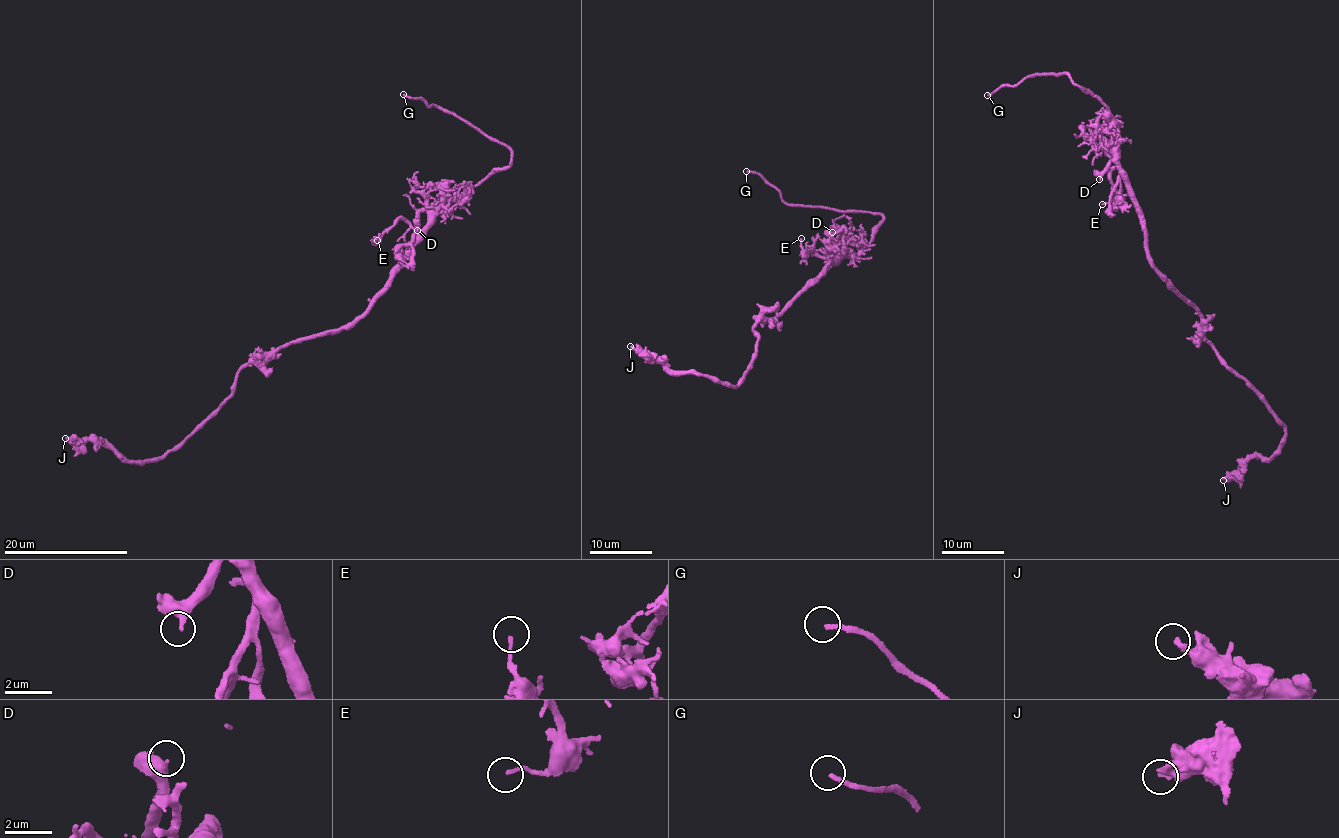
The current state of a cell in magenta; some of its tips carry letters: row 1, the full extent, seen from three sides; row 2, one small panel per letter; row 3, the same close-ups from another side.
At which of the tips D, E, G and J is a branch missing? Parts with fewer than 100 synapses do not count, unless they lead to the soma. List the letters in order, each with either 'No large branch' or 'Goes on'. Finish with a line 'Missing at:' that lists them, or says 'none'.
D: No large branch
E: No large branch
G: Goes on
J: No large branch
Missing at: G

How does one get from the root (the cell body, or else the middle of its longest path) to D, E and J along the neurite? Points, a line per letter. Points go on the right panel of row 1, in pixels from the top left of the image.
D: (1153, 266), (1141, 218), (1116, 150), (1107, 171), (1099, 179)
E: (1153, 266), (1141, 218), (1119, 168), (1111, 174), (1116, 191), (1113, 202), (1102, 204)
J: (1153, 266), (1195, 306), (1211, 347), (1265, 398), (1284, 430), (1266, 461), (1247, 460), (1223, 480)

